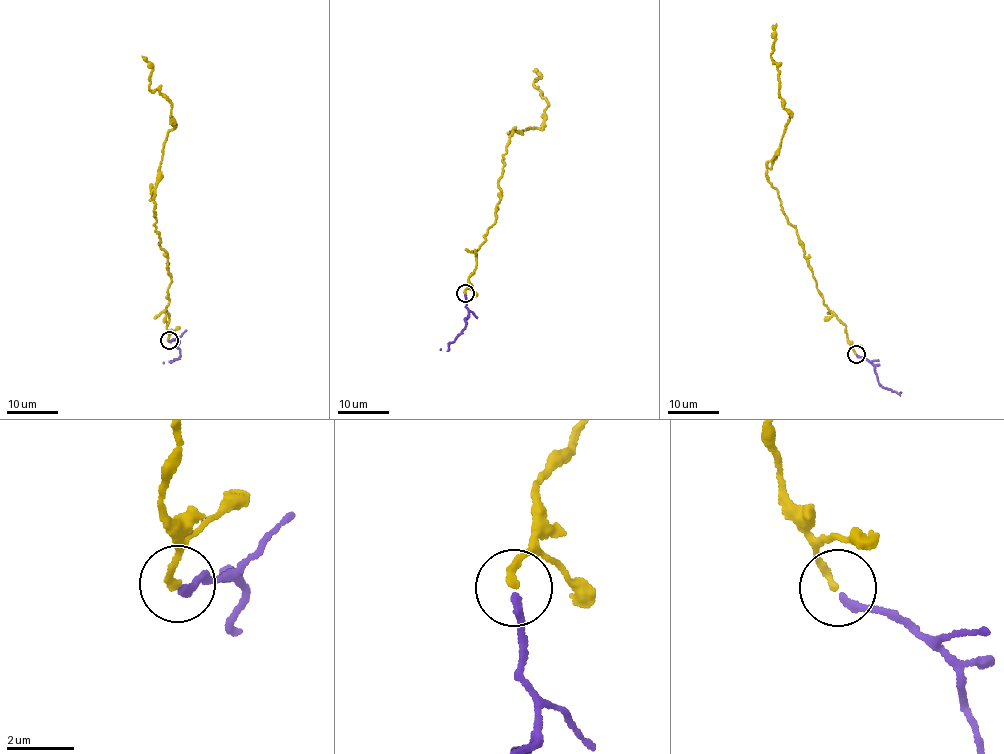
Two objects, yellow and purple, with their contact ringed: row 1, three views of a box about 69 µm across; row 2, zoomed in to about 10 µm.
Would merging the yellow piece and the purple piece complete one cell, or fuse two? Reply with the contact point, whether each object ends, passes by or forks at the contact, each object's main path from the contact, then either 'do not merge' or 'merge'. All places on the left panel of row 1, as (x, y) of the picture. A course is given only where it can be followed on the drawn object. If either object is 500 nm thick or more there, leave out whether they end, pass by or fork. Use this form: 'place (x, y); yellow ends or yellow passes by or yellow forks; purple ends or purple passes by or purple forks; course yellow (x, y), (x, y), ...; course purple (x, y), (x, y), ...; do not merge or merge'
place (169, 340); yellow ends; purple ends; course yellow (168, 340), (170, 273), (154, 224), (154, 194), (173, 117), (171, 102), (150, 89), (151, 66), (141, 55); course purple (169, 341), (174, 339), (179, 342), (180, 357), (170, 363), (163, 362); merge

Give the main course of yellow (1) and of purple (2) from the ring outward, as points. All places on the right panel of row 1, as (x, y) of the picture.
1: (855, 353), (845, 325), (823, 302), (803, 244), (767, 175), (791, 116), (779, 96), (772, 58), (776, 23)
2: (857, 354), (867, 359), (874, 367), (879, 385), (900, 396), (900, 391)

